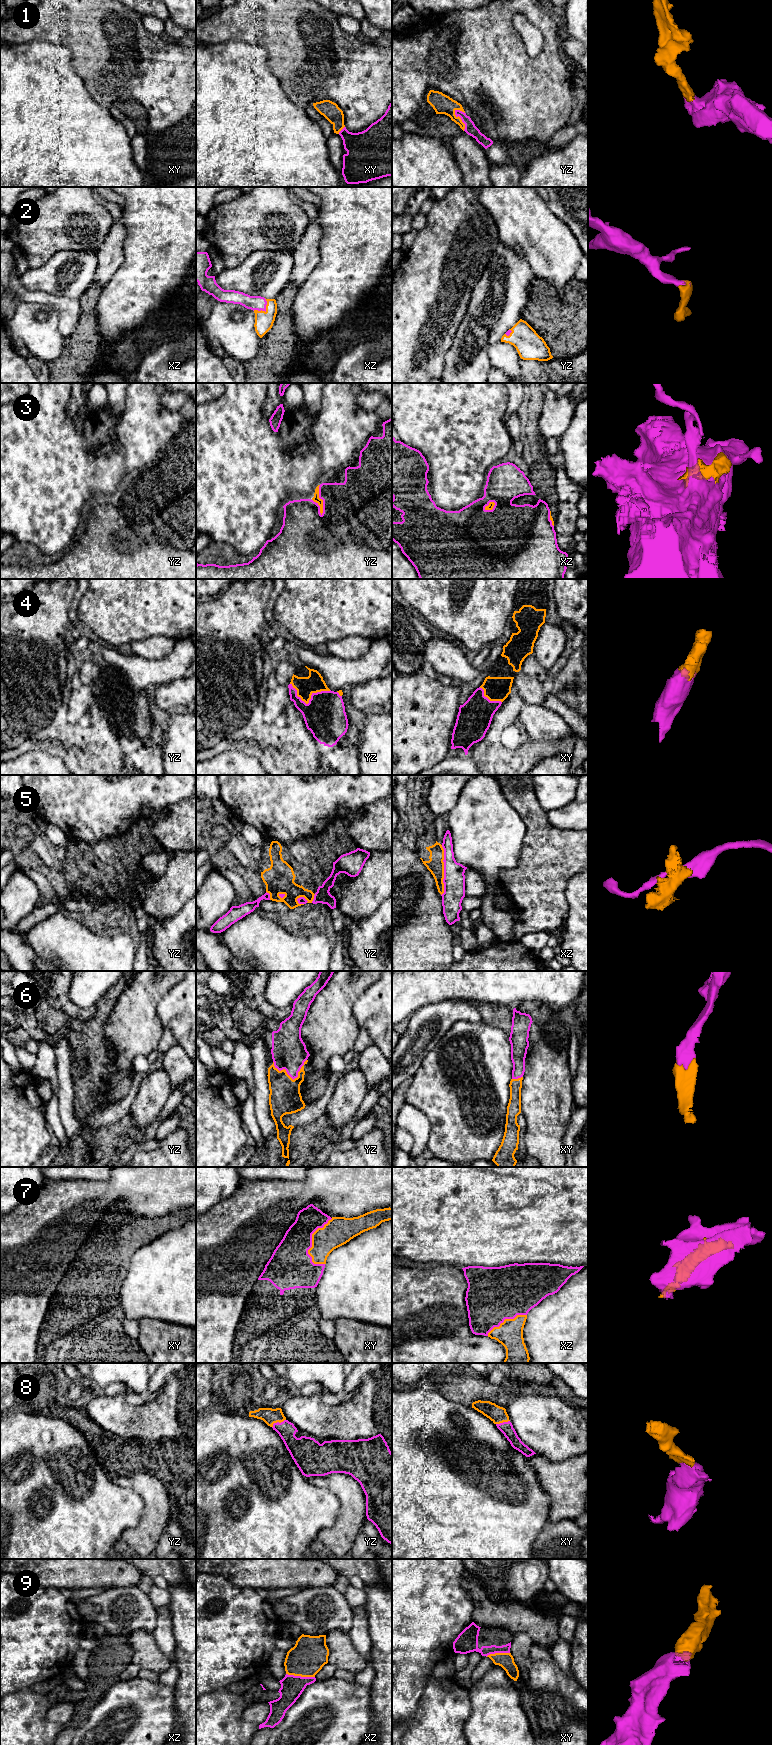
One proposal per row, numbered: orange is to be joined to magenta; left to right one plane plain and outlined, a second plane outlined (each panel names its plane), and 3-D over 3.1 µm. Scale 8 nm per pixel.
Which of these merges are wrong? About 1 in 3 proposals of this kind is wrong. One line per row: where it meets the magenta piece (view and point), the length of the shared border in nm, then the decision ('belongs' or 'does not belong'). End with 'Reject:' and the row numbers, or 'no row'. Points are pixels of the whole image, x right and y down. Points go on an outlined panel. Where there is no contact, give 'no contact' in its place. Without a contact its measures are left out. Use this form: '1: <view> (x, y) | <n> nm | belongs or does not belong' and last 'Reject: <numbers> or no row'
1: yz (461, 119) | 190 nm | belongs
2: xz (264, 310) | 140 nm | belongs
3: yz (322, 499) | 240 nm | does not belong
4: yz (309, 700) | 340 nm | belongs
5: xz (444, 870) | 400 nm | does not belong
6: yz (293, 1079) | 280 nm | belongs
7: xy (311, 1239) | 400 nm | belongs
8: yz (277, 1422) | 130 nm | belongs
9: xz (300, 1676) | 240 nm | belongs
Reject: 3, 5

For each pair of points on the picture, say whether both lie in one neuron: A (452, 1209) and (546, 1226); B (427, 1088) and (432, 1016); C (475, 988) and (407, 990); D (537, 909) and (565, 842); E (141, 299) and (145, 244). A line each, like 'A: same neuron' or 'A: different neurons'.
A: same neuron
B: different neurons
C: same neuron
D: same neuron
E: same neuron

